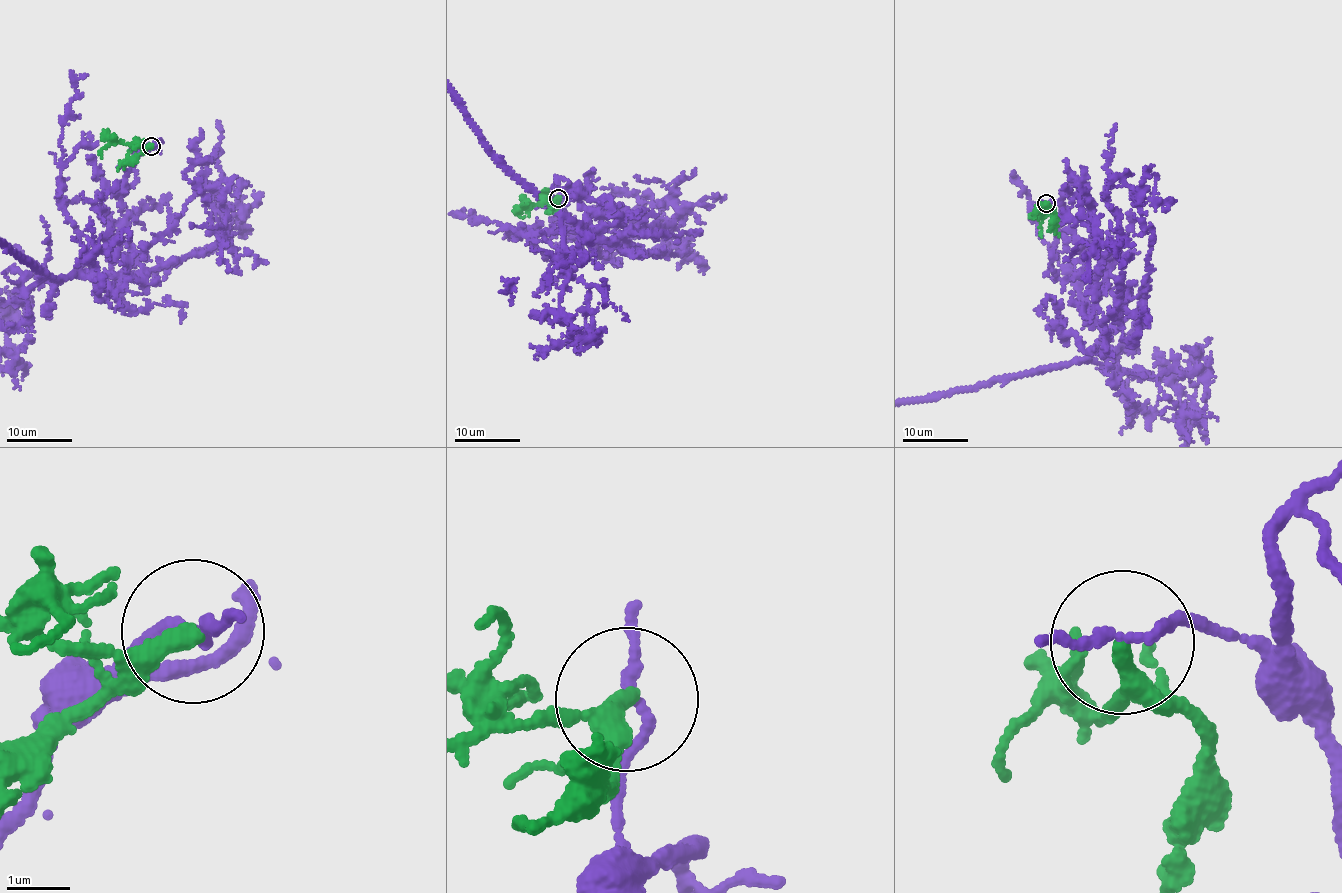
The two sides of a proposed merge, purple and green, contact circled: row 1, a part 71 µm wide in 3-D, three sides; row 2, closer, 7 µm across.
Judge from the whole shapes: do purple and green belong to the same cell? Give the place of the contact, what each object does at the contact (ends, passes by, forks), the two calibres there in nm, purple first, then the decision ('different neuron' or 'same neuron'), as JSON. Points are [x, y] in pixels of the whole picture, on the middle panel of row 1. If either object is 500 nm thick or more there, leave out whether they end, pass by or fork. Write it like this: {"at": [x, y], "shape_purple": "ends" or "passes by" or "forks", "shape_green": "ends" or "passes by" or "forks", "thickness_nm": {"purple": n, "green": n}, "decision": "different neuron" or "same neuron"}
{"at": [558, 198], "shape_purple": "passes by", "shape_green": "ends", "thickness_nm": {"purple": 140, "green": 320}, "decision": "different neuron"}

